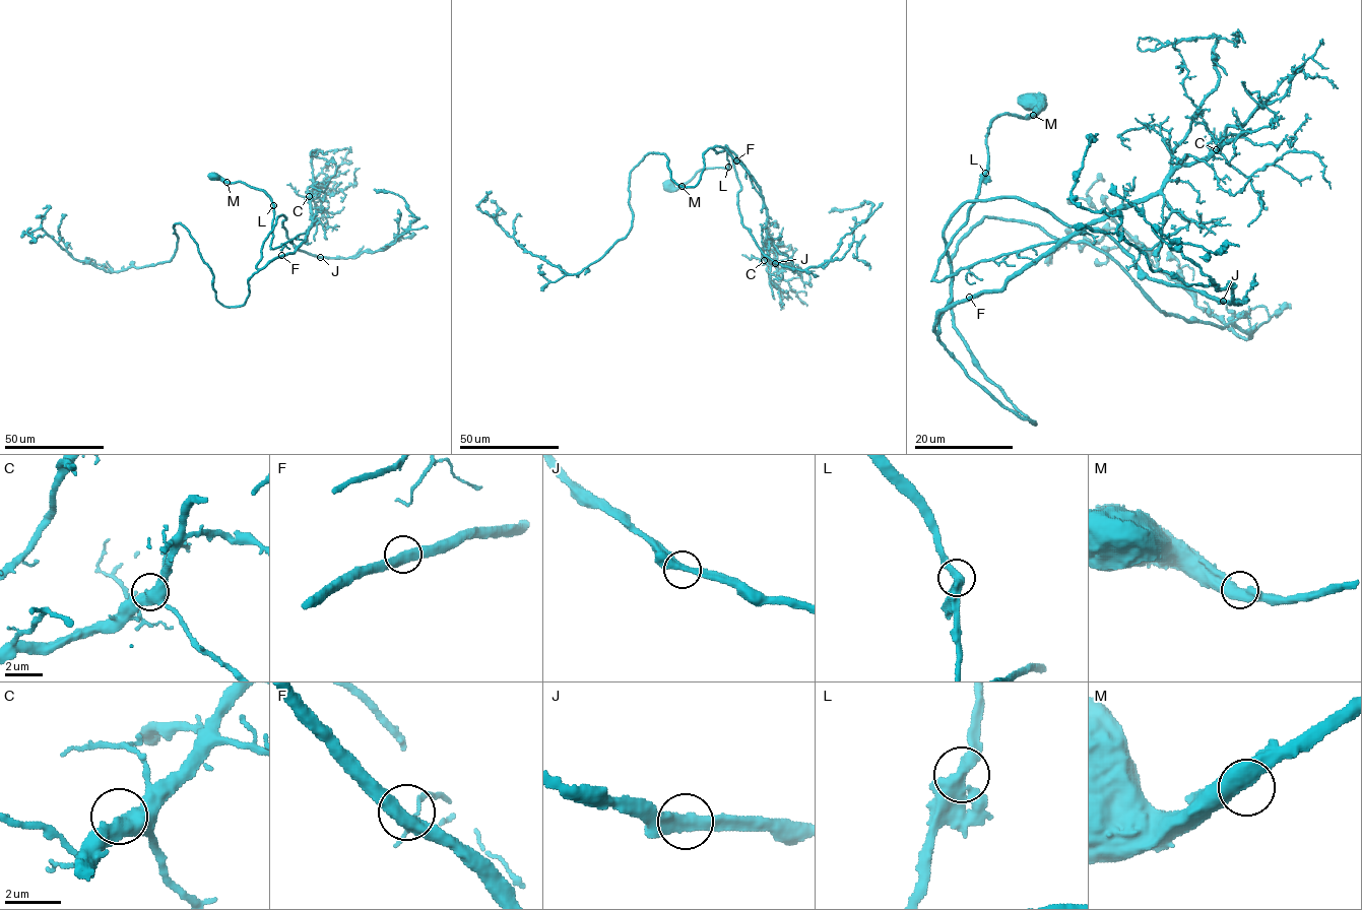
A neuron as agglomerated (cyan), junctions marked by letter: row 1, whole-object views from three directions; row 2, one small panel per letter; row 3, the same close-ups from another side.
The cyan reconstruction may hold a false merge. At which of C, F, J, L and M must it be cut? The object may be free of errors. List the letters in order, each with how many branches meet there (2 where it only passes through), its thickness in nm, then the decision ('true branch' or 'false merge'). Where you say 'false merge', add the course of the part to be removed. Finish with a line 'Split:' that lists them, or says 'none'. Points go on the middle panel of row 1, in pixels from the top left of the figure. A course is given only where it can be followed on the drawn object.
C: 2 | 480 nm | true branch
F: 2 | 480 nm | true branch
J: 2 | 440 nm | true branch
L: 2 | 480 nm | true branch
M: 2 | 550 nm | true branch
Split: none

